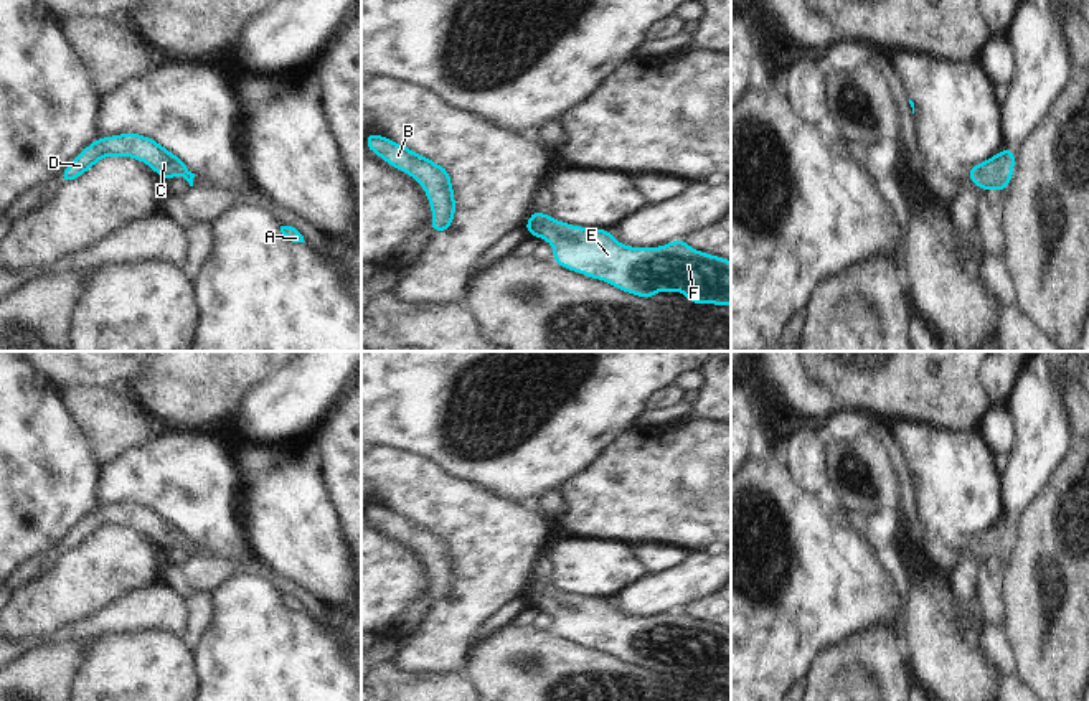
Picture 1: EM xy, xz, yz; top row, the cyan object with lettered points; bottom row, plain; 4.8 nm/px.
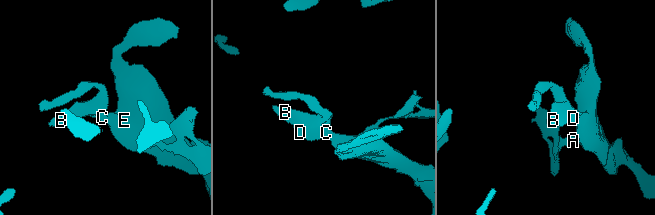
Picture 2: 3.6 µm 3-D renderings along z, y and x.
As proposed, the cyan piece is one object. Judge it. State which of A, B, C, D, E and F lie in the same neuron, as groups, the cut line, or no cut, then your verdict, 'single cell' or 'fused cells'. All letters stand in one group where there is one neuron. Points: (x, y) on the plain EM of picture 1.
A B C D E F | no cut | single cell

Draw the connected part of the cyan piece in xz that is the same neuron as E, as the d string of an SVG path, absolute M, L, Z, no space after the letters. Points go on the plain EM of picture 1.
M536 577L521 597L551 614L551 628L559 637L630 665L648 670L660 660L683 661L691 675L731 675L731 630L701 622L685 609L655 617L625 615L609 599L573 595Z

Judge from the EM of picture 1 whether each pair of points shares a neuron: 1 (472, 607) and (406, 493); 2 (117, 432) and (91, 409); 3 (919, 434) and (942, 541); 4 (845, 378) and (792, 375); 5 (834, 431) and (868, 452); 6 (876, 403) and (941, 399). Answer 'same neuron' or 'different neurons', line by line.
1: same neuron
2: same neuron
3: same neuron
4: different neurons
5: different neurons
6: same neuron

